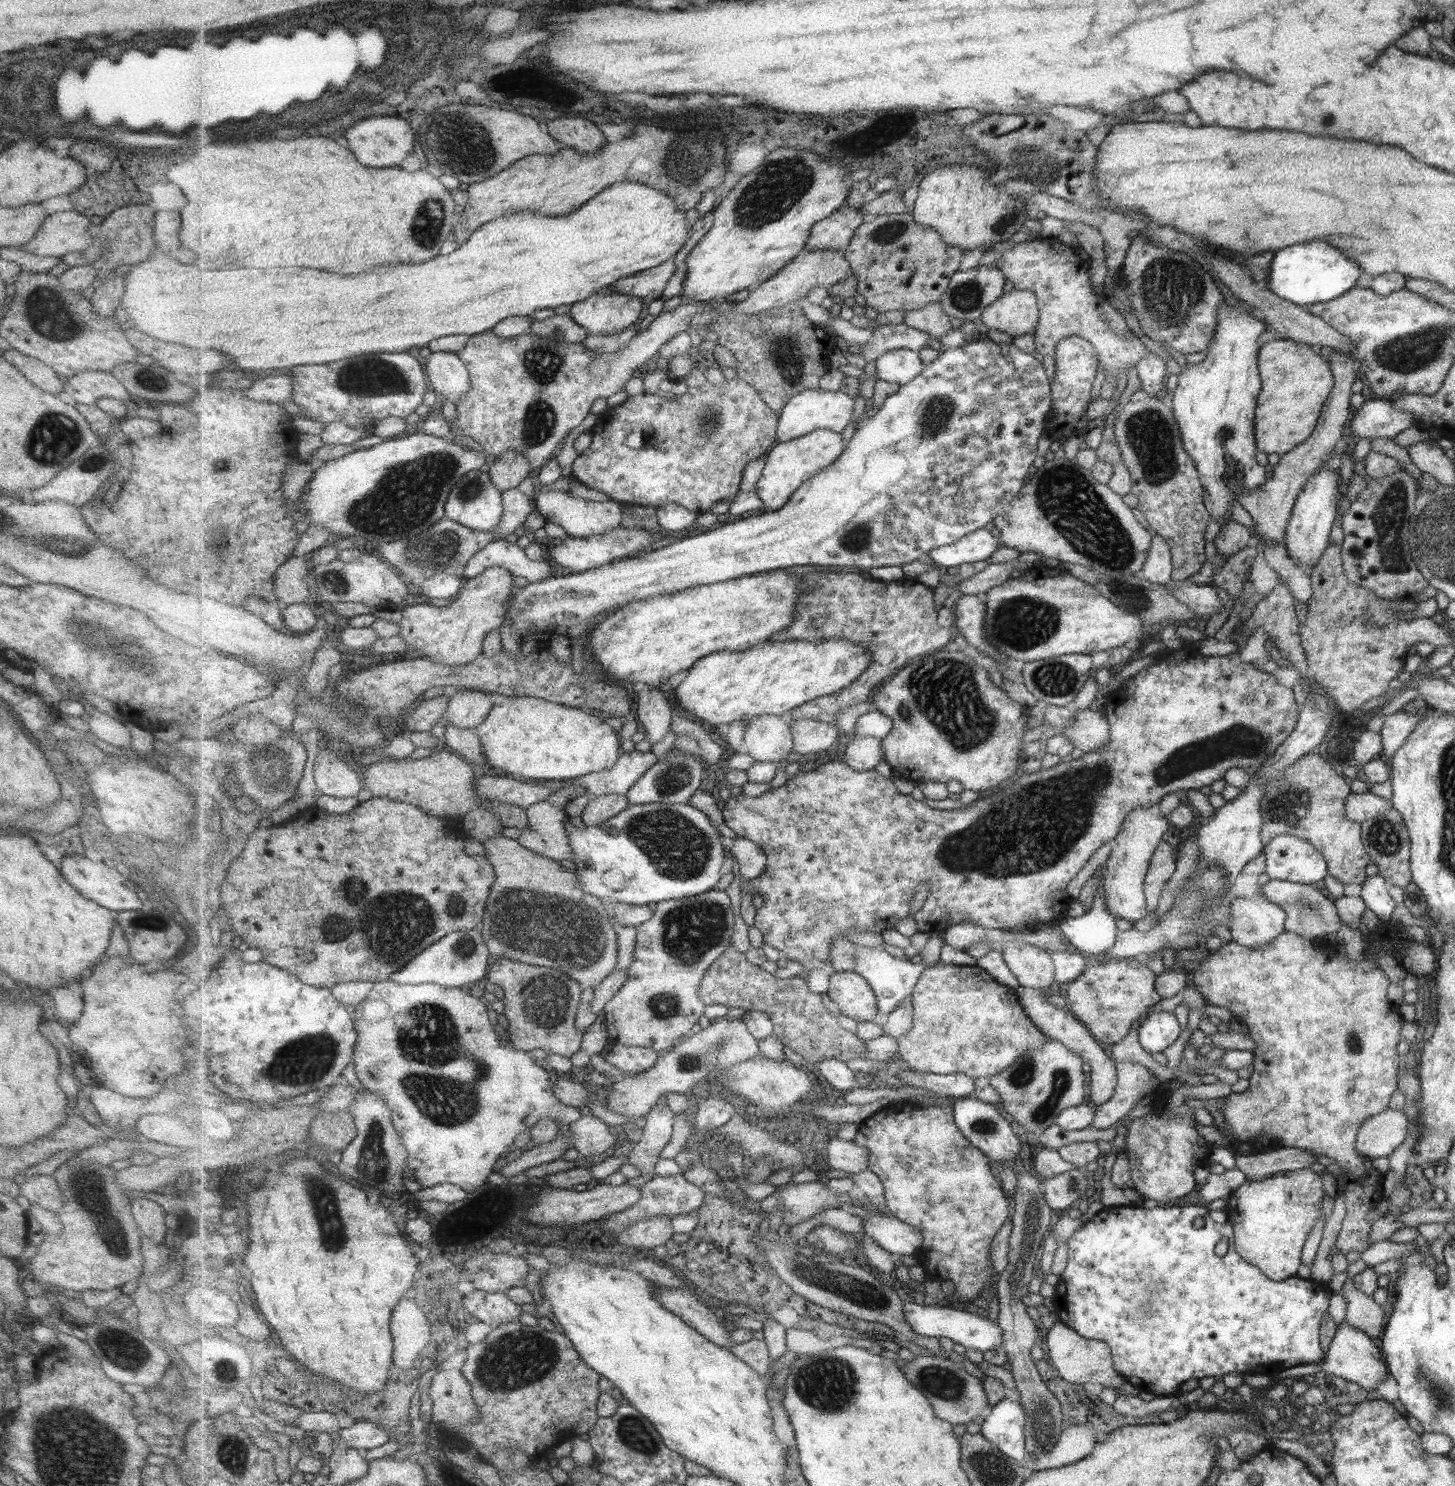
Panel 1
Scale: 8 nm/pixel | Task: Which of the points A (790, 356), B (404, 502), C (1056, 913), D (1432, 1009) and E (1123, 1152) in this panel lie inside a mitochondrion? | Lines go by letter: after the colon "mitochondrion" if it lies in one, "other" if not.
A: mitochondrion
B: mitochondrion
C: other
D: other
E: other

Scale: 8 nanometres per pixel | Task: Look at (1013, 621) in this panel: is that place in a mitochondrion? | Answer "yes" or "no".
yes

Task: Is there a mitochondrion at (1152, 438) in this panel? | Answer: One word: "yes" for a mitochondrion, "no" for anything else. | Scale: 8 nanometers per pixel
yes

